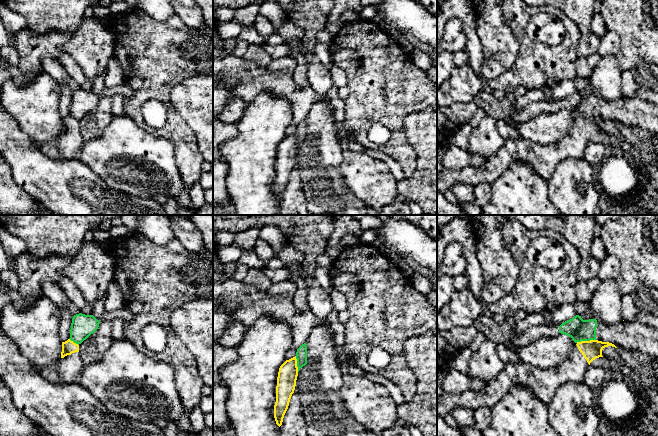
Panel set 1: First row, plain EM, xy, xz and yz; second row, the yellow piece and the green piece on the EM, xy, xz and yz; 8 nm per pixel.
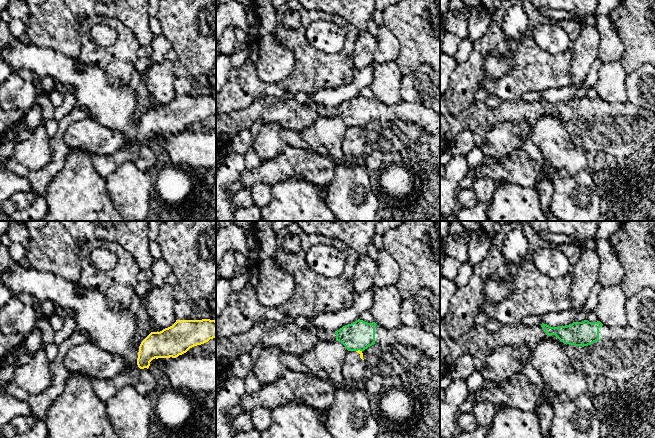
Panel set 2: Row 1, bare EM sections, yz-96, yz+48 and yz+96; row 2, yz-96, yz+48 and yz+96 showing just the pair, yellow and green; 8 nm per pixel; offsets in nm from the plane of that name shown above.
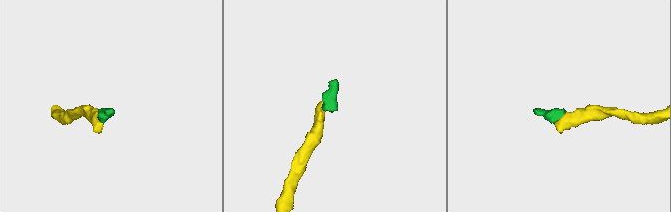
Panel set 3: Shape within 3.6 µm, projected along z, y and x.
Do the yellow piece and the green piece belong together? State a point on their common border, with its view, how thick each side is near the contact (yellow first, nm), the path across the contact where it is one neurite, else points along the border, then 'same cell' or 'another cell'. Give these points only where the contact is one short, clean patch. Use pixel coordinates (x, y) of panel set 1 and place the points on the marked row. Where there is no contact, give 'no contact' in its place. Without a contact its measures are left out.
yz (585, 341) | 150/180 nm | along yz (595, 339), (576, 342) | another cell

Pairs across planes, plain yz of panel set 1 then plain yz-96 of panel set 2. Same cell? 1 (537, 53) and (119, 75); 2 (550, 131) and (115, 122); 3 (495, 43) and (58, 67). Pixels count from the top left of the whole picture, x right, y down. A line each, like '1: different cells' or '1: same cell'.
1: same cell
2: different cells
3: different cells

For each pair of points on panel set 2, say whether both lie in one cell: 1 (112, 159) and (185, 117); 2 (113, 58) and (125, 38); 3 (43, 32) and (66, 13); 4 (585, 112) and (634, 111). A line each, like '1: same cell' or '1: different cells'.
1: same cell
2: same cell
3: same cell
4: same cell

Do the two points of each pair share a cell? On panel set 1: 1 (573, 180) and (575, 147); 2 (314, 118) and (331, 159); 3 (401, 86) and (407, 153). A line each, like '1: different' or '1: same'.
1: different
2: same
3: same

